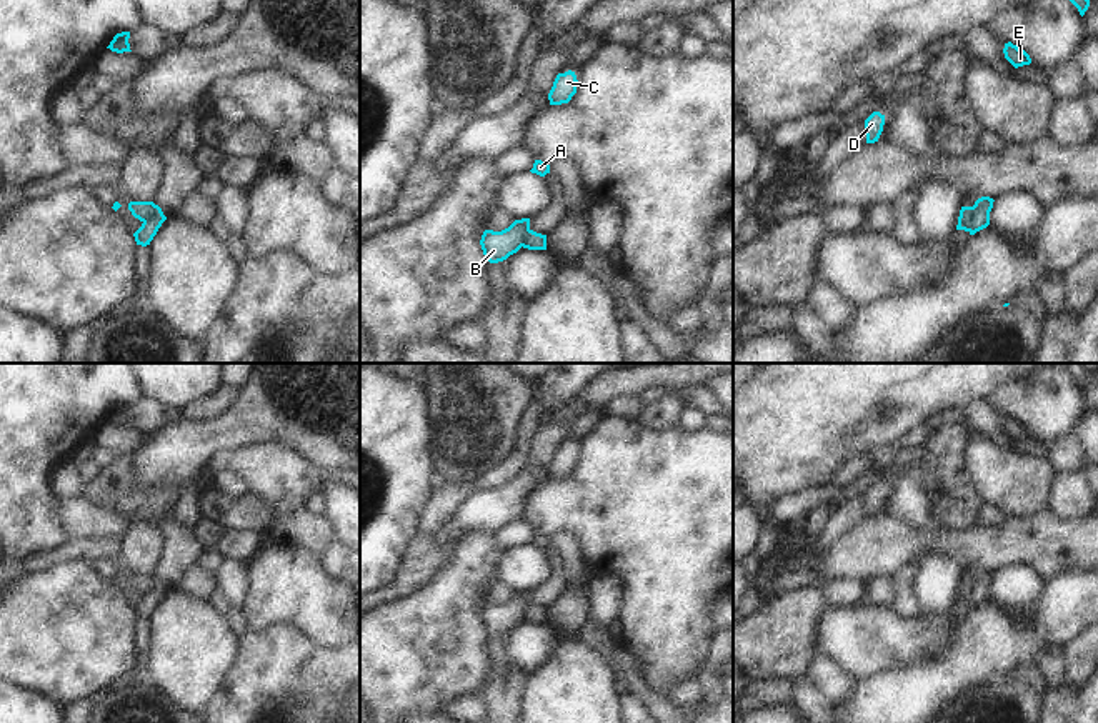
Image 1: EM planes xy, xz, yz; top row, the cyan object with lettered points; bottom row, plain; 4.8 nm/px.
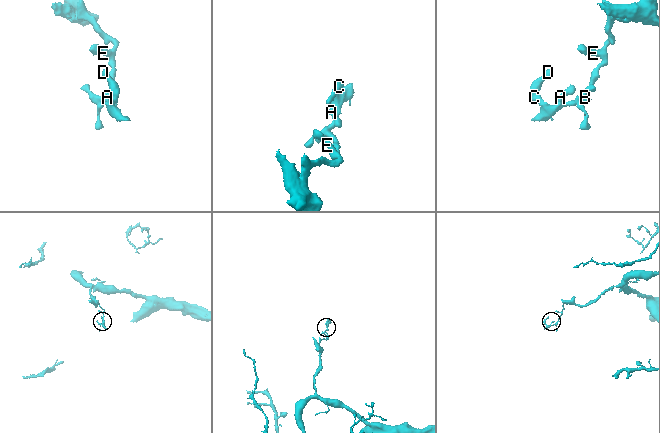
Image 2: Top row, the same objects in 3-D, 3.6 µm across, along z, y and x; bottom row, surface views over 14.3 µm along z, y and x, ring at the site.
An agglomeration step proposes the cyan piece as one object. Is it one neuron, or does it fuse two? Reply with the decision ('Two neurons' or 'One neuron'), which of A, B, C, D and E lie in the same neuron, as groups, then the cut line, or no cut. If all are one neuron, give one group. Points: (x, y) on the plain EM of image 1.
Two neurons. Groups: A B C D / E. Split along yz (973, 580), (968, 603).

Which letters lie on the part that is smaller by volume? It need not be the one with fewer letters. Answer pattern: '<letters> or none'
A, B, C, D.

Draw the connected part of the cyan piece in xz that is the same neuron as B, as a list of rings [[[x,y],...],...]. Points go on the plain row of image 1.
[[[530,591],[515,593],[502,605],[485,603],[480,613],[490,636],[507,633],[523,620],[523,608],[530,603]]]

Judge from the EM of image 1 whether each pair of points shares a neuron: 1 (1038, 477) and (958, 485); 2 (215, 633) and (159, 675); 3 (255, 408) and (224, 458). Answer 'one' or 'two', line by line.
1: two
2: one
3: two

